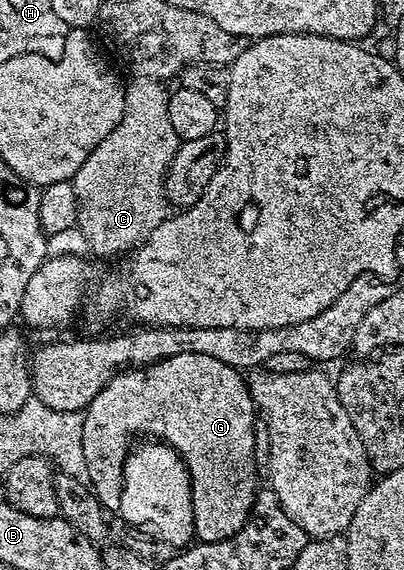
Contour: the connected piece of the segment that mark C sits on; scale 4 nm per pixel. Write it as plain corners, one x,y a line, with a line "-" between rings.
132,78
130,82
125,87
125,113
121,113
117,129
113,129
113,133
109,133
109,137
105,137
105,141
101,141
101,145
97,145
97,149
85,157
85,165
77,169
73,180
75,196
79,202
77,225
81,233
85,233
90,254
118,256
134,251
169,214
163,182
181,142
177,133
173,133
173,124
169,121
169,91
157,79

